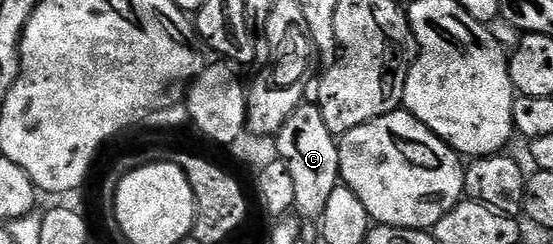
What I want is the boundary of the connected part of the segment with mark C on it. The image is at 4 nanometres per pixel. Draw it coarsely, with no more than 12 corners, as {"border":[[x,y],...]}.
{"border":[[317,104],[276,136],[299,219],[321,219],[340,185],[339,139]]}

